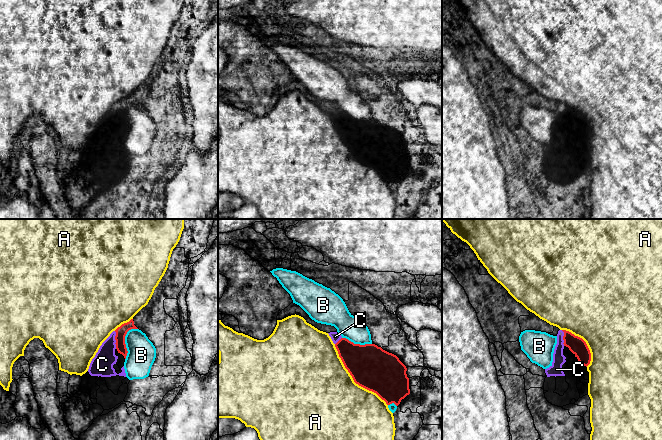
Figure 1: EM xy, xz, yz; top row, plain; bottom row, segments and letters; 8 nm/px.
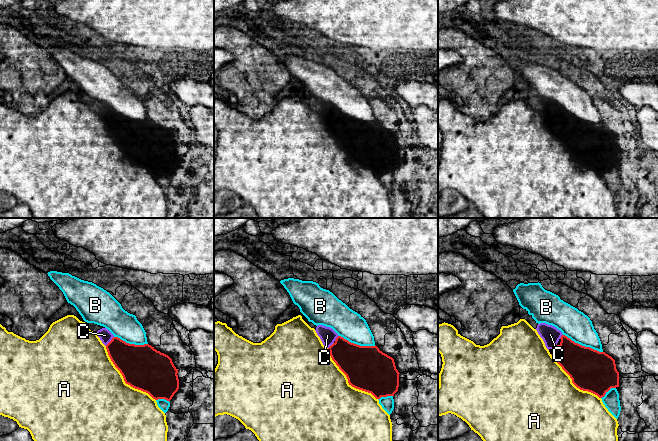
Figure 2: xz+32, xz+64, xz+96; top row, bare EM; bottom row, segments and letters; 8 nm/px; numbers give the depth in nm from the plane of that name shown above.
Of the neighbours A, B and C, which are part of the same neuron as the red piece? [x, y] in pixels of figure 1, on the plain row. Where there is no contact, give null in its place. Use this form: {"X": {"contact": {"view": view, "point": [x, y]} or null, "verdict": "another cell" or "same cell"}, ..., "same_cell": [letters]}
{"A": {"contact": {"view": "xz", "point": [353, 155]}, "verdict": "another cell"}, "B": {"contact": {"view": "xy", "point": [124, 117]}, "verdict": "another cell"}, "C": {"contact": {"view": "xy", "point": [115, 115]}, "verdict": "same cell"}, "same_cell": ["C"]}

